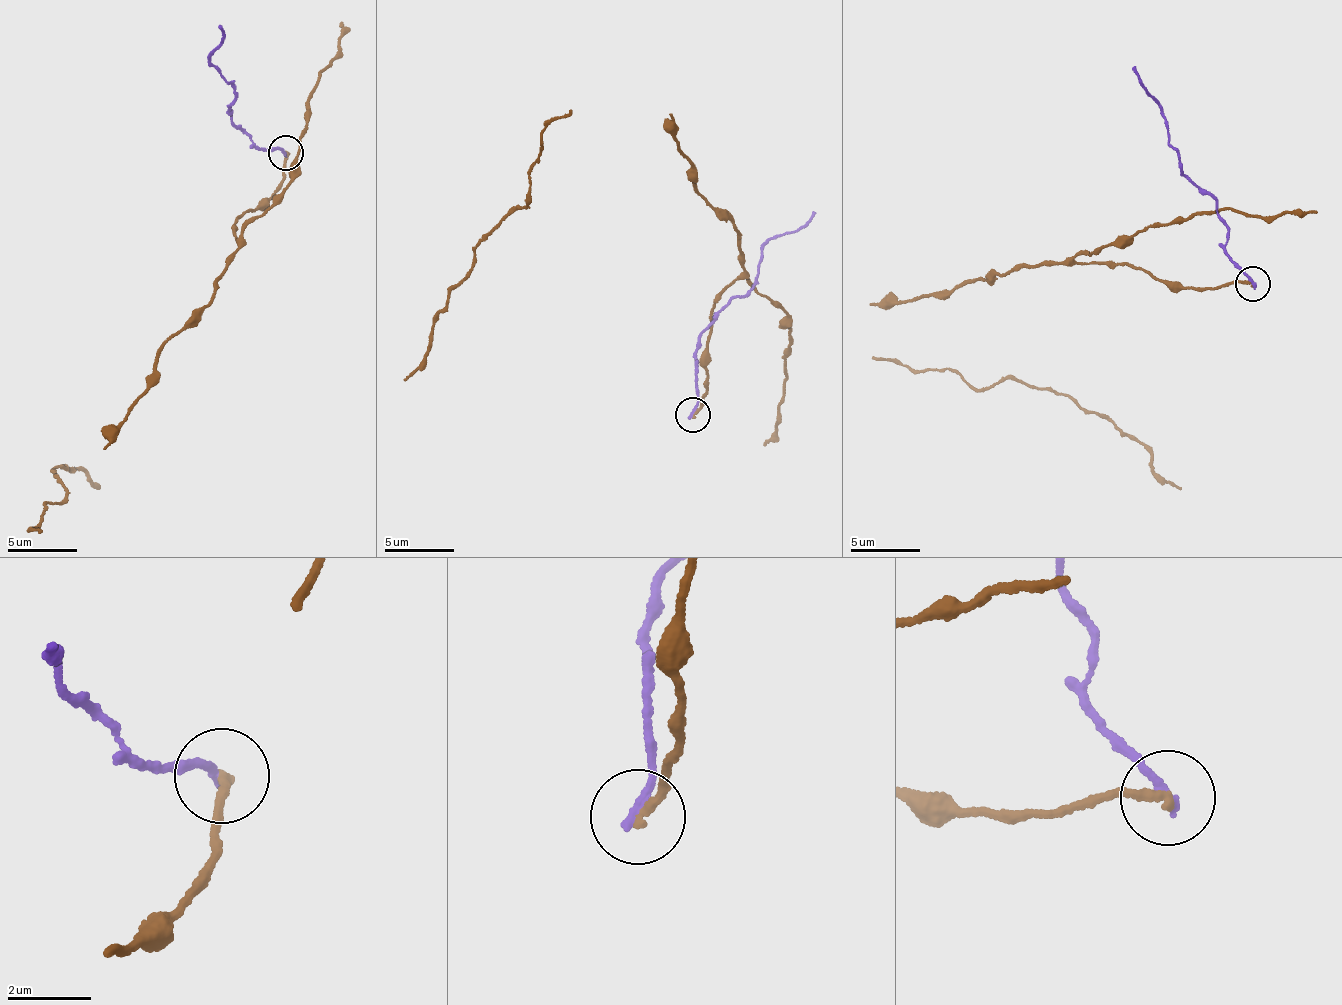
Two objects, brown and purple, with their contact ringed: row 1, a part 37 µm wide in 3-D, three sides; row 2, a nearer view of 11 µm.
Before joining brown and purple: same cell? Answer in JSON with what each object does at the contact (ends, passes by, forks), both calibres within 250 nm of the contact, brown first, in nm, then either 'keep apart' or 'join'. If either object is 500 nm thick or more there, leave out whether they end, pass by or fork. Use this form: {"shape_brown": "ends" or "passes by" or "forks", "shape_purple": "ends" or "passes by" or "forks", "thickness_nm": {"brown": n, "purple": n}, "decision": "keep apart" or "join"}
{"shape_brown": "ends", "shape_purple": "ends", "thickness_nm": {"brown": 220, "purple": 220}, "decision": "keep apart"}

